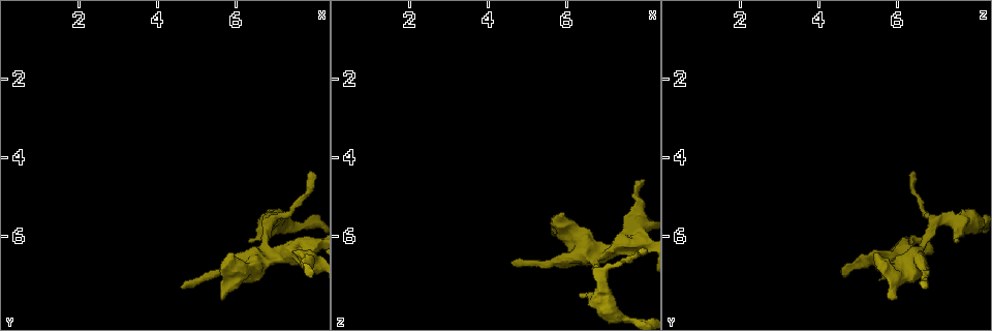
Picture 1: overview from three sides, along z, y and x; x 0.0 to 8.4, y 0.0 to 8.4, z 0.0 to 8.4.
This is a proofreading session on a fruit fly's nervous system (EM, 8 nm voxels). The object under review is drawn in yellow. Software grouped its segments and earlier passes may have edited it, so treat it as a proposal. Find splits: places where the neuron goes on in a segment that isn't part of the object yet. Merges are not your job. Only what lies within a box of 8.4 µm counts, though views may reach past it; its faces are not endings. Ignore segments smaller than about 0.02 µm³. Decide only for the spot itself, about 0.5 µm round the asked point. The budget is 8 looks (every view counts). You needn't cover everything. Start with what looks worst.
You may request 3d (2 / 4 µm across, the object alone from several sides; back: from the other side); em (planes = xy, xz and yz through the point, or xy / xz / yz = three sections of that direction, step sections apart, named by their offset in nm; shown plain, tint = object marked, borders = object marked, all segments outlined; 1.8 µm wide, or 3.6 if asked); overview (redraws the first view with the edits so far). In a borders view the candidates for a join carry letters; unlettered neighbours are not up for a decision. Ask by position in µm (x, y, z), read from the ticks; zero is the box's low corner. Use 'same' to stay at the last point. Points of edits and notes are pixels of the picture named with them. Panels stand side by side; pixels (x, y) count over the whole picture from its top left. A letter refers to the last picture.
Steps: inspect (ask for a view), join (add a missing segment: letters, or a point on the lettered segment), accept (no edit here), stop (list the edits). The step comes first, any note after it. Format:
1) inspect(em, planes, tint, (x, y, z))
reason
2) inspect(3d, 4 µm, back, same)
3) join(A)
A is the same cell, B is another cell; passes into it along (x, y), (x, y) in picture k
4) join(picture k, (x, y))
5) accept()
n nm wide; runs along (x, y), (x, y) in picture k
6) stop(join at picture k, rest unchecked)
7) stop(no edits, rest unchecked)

inspect(em, planes, plain, (7.65, 6.40, 6.05))
four arms meet

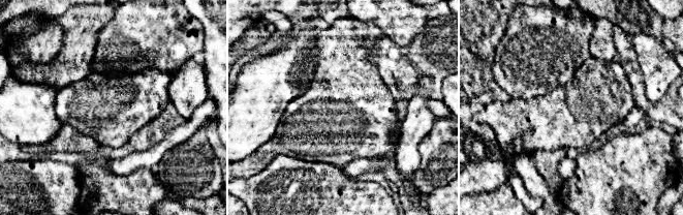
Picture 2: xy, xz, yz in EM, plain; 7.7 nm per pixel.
inspect(em, planes, tint, same)

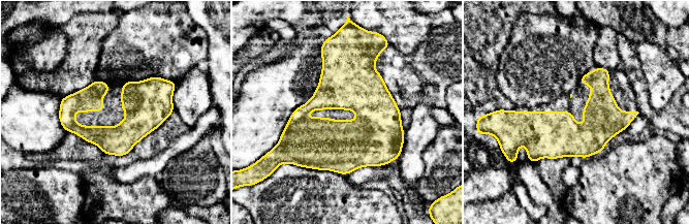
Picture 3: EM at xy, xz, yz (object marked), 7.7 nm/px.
inspect(em, planes, borders, same)

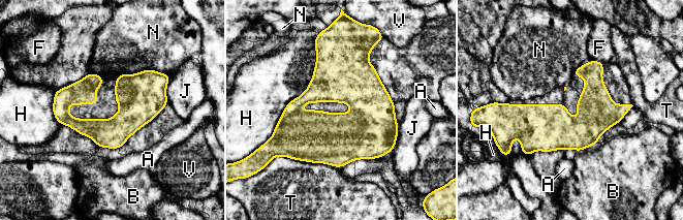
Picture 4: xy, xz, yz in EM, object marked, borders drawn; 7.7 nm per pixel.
accept()
200 nm wide; A, B, F, H, J, N, T and V are other cells; border along (169, 74), (140, 70), (118, 75) in picture 4; none of them fits

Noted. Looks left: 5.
inspect(em, xz, step 16, tint, (6.90, 5.60, 7.55))
a fork

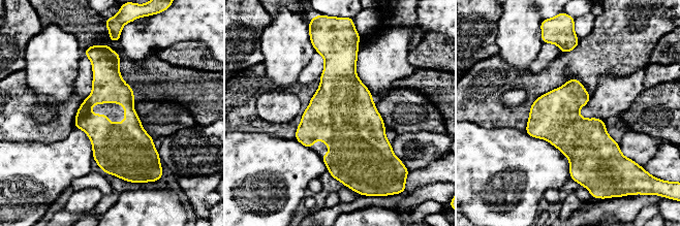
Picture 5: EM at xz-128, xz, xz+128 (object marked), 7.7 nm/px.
inspect(em, xz, step 16, borders, same)
what lies round it

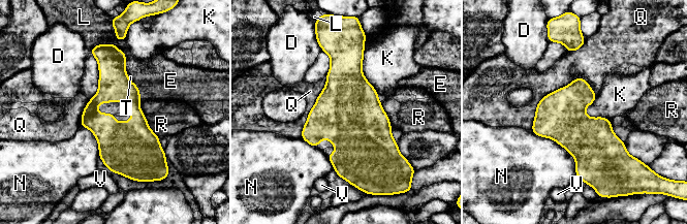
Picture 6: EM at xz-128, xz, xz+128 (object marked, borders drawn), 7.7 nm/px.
accept()
130 nm wide; D, E, K, L, N, Q, R, T and V are other cells; none of them fits

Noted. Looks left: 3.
inspect(3d, 2 µm, (4.65, 7.35, 6.60))
free end

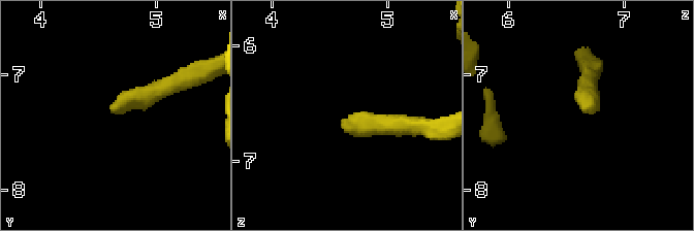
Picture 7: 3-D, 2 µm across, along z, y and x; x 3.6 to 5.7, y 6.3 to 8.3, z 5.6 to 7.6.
inspect(em, planes, borders, (4.64, 7.32, 6.66))

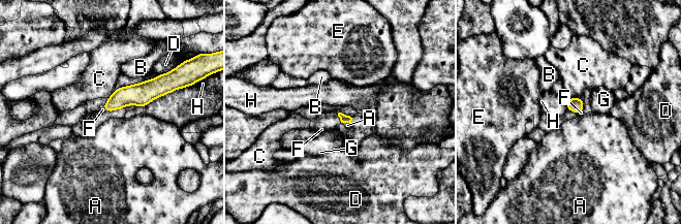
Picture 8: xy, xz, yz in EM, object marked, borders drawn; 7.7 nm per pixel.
join(F)
E touches over 120 nm; F is the same cell, A, B, C, D, E, G and H are other cells; passes into it along (343, 118), (340, 119), (323, 122) in picture 8; it goes on there

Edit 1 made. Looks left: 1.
stop(join at picture 8, rest unchecked)

